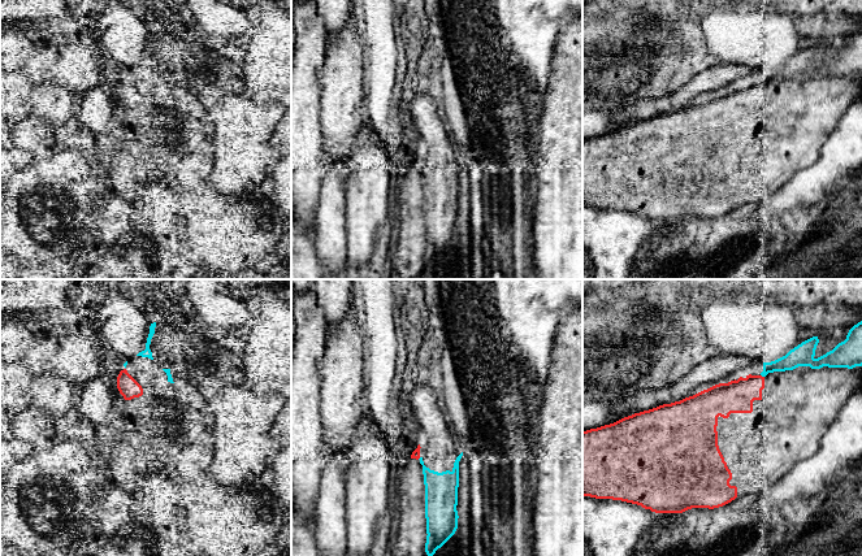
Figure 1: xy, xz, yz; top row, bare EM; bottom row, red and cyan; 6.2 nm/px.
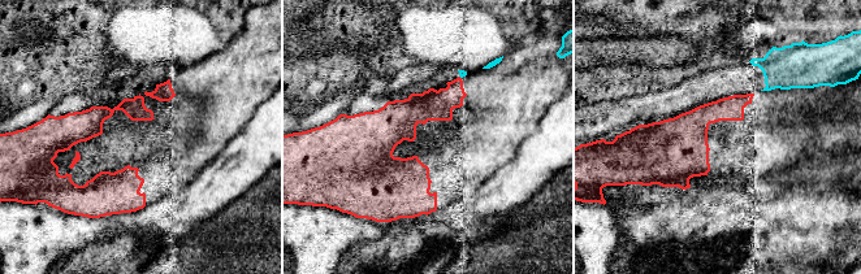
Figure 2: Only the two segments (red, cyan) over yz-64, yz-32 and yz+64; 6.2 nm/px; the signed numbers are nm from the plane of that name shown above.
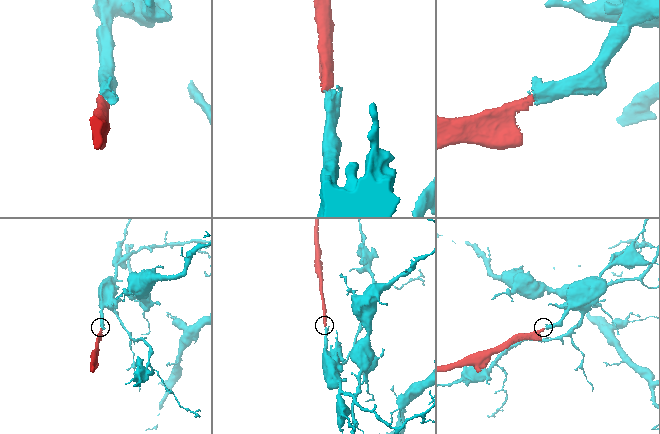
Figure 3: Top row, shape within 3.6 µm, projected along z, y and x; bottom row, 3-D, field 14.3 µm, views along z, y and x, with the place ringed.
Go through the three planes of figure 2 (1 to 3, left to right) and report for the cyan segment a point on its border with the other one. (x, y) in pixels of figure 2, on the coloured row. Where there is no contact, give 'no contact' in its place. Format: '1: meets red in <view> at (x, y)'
1: no contact
2: no contact
3: no contact

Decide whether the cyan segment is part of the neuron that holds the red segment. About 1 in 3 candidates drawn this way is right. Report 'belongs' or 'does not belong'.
does not belong

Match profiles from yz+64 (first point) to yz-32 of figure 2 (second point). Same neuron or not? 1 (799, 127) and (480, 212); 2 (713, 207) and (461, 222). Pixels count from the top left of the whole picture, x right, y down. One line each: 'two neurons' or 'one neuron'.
1: two neurons
2: two neurons

